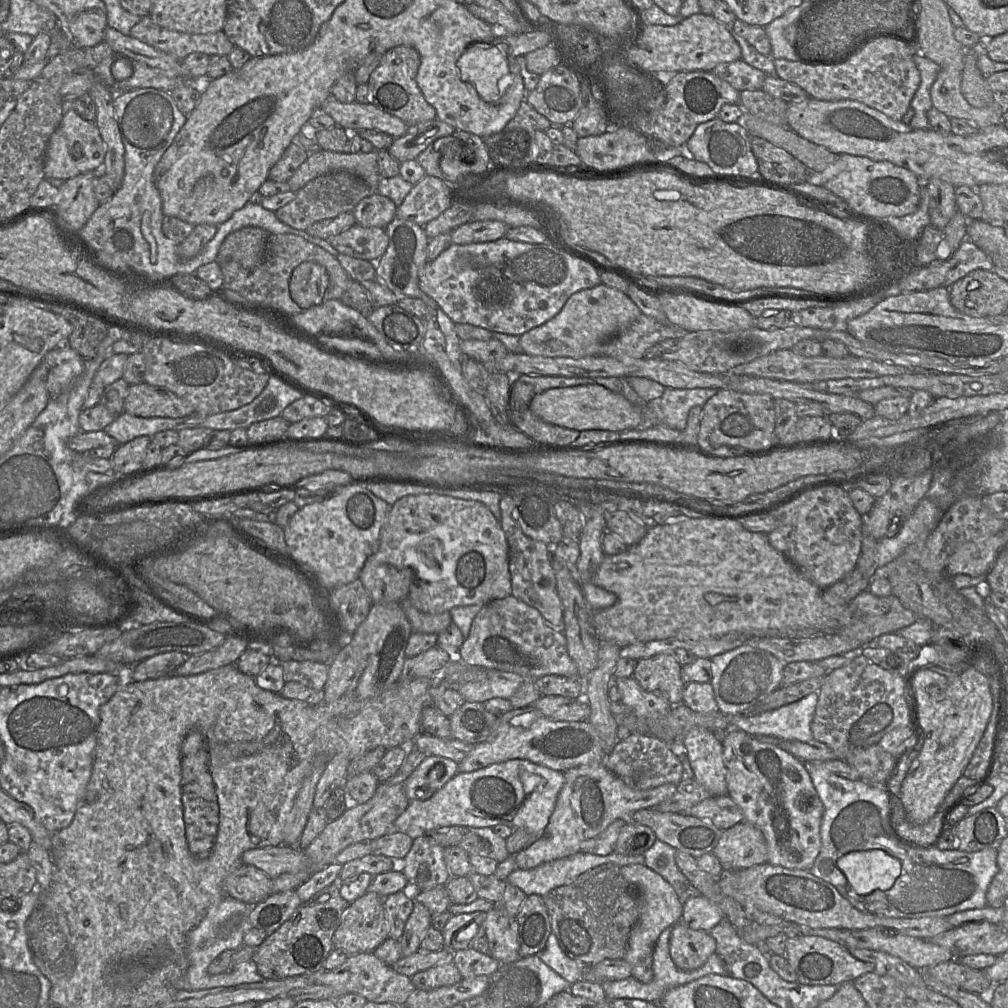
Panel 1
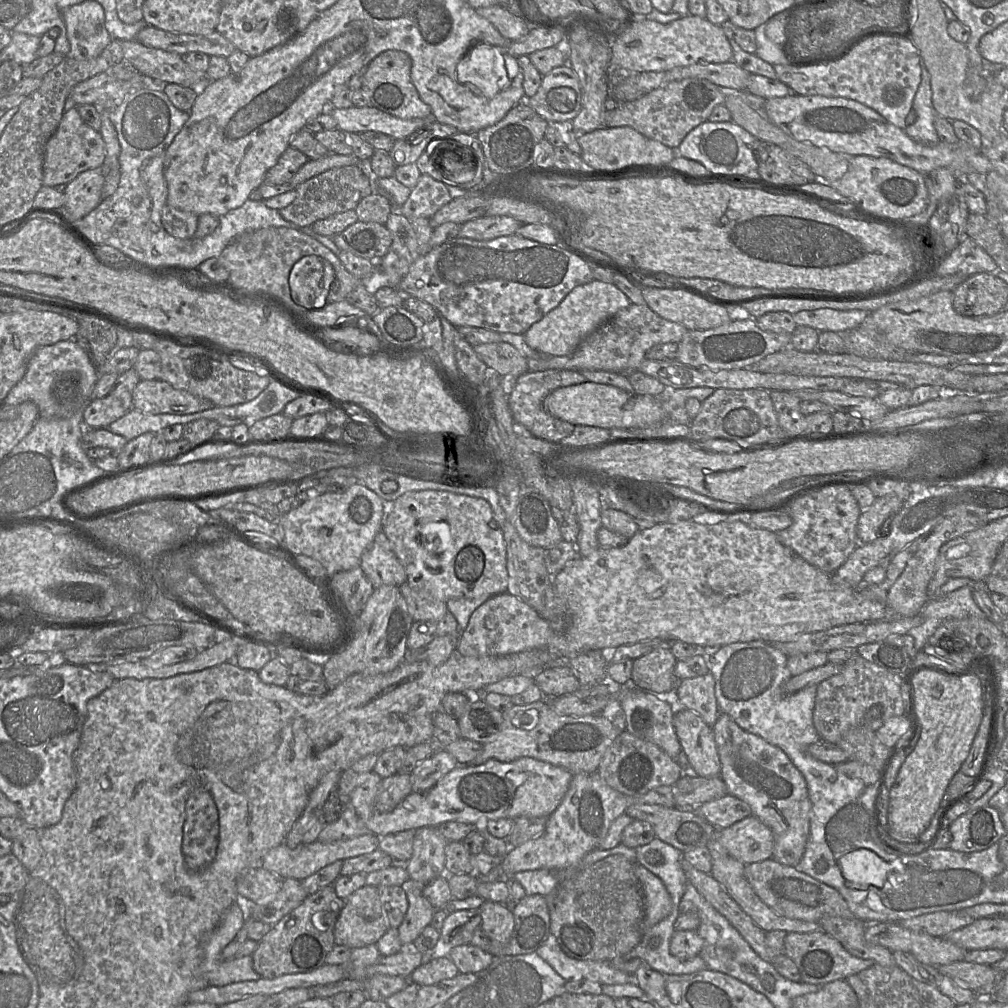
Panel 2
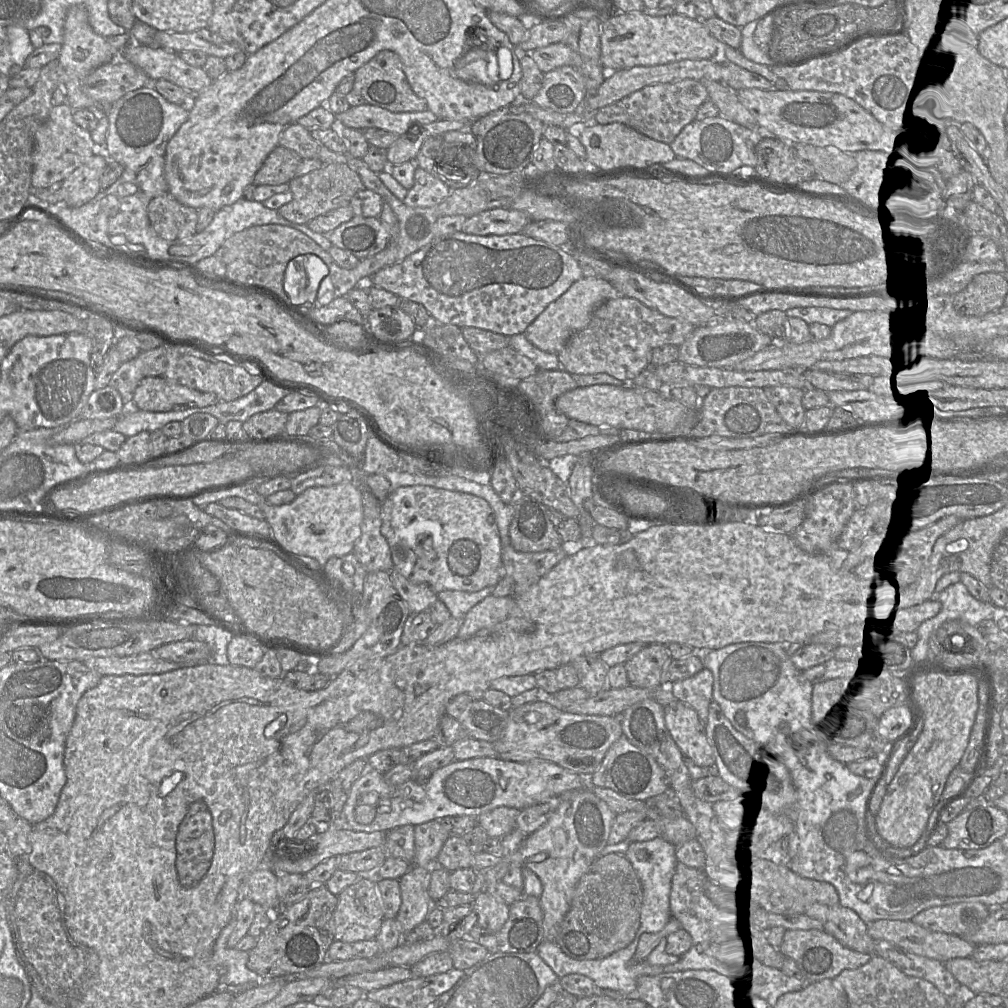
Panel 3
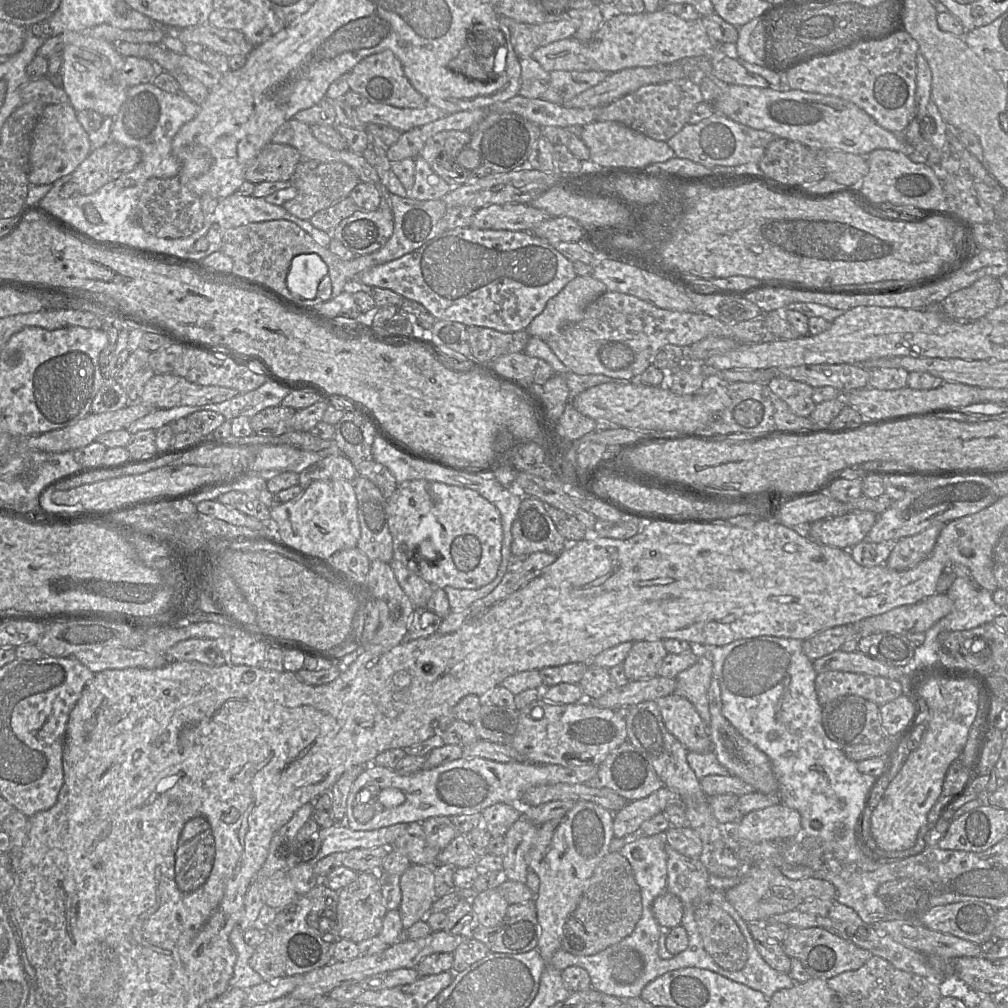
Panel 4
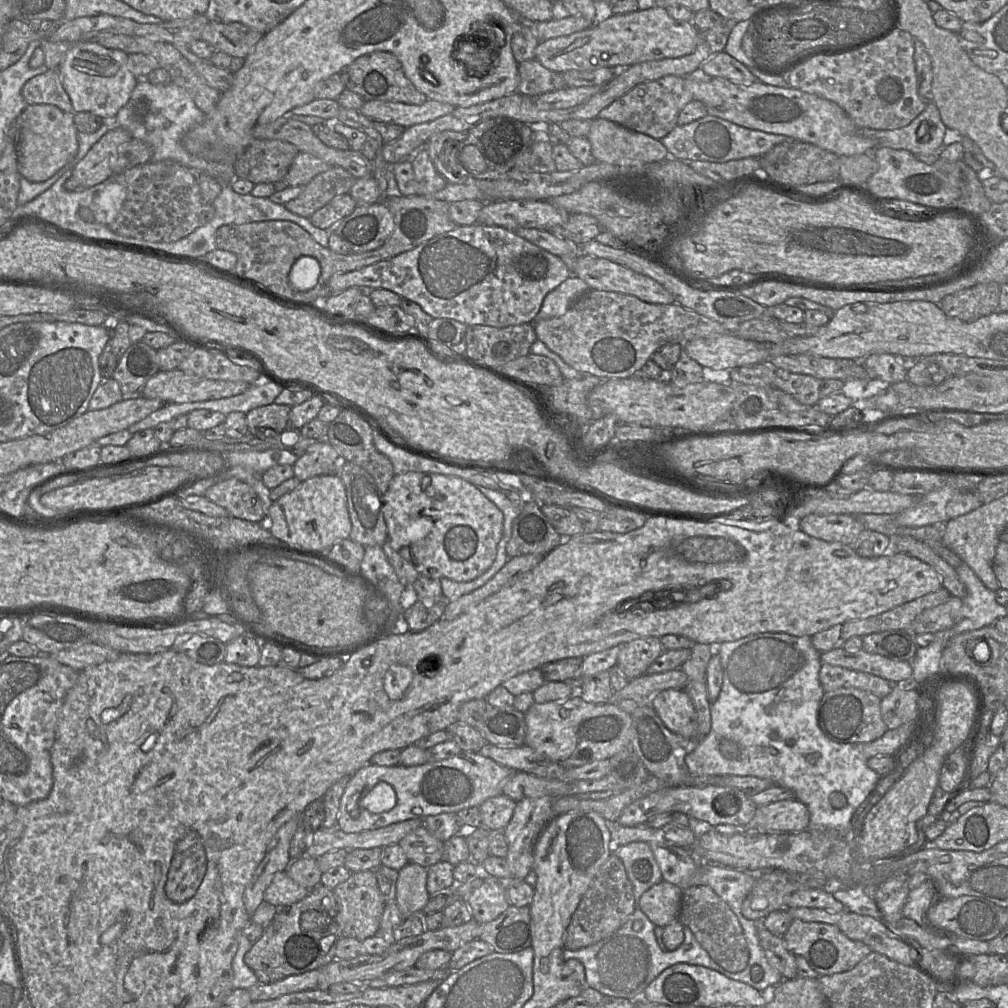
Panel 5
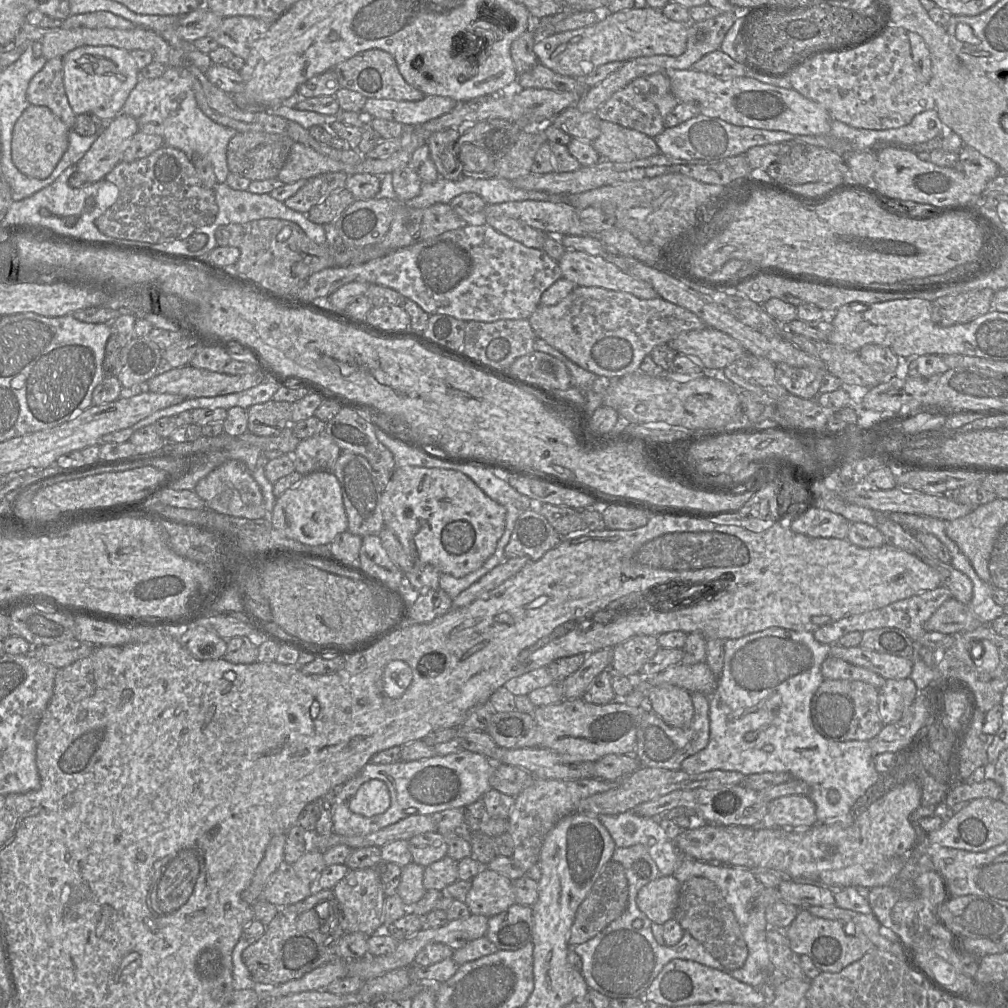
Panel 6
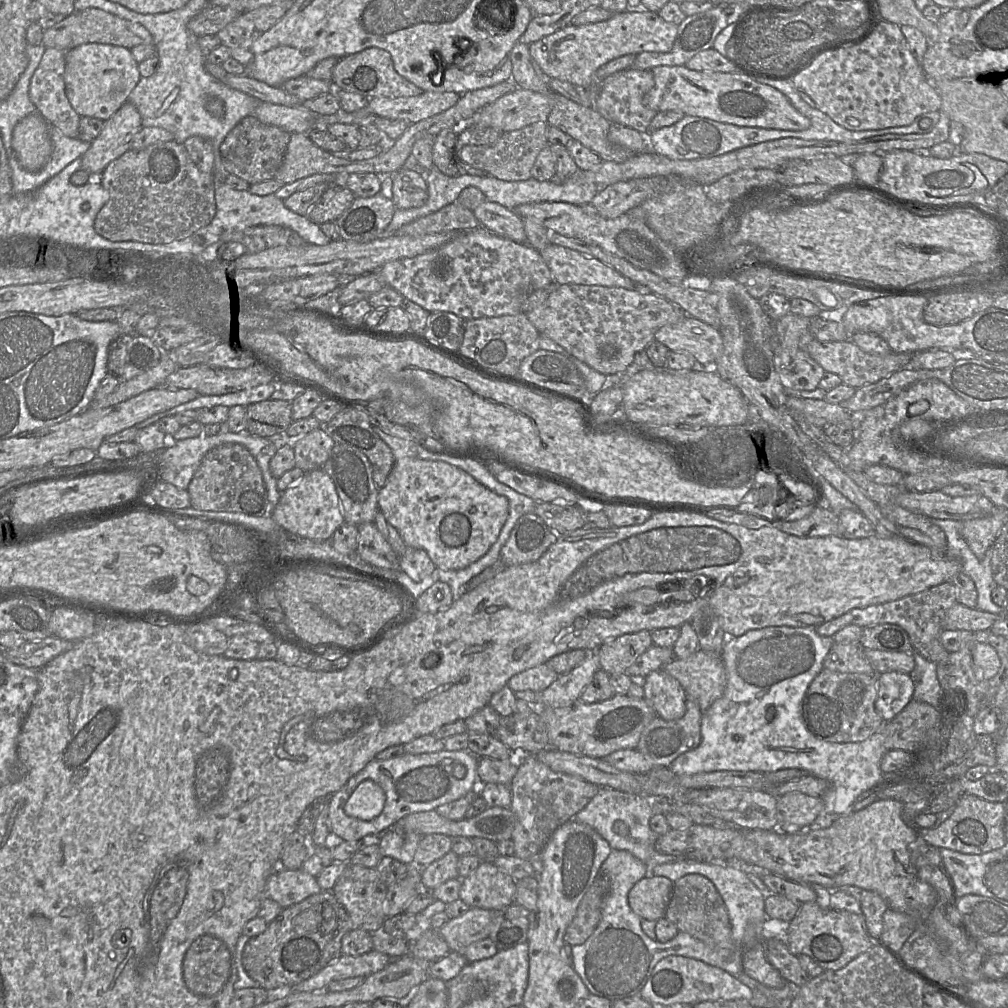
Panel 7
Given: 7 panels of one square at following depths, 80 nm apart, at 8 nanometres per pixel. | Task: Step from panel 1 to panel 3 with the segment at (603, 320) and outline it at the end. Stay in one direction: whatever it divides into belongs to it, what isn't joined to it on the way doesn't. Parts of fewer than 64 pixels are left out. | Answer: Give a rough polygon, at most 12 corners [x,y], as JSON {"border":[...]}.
{"border":[[582,277],[526,328],[558,353],[603,302],[622,296],[606,279]]}

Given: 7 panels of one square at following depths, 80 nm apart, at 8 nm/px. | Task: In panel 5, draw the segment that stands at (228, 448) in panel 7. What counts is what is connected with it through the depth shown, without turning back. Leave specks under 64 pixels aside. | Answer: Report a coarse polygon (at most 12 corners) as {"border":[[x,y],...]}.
{"border":[[236,478],[217,482],[204,496],[230,516],[266,521],[260,497]]}

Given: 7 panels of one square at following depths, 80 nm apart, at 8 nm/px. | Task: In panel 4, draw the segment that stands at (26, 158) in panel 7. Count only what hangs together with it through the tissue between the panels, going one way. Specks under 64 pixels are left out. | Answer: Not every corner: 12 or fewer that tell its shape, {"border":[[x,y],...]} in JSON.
{"border":[[70,103],[46,105],[31,135],[28,180],[52,184],[89,154]]}

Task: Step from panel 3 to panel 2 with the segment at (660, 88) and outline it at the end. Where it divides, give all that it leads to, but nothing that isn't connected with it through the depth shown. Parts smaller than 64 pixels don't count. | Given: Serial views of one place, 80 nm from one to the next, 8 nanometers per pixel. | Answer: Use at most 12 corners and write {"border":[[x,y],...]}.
{"border":[[706,79],[672,81],[613,103],[602,127],[676,148],[724,104]]}

